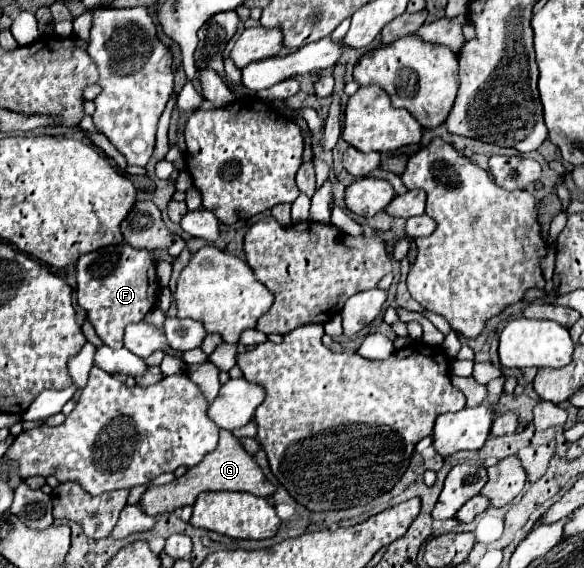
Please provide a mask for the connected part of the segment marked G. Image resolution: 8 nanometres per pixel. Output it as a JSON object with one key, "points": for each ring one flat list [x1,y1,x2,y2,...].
{"points":[[221,429,221,439,215,451,211,451,209,455,205,455,205,459,201,459,201,463,197,463,197,467,187,469,187,473,179,479,175,479,169,485,149,485,147,491,143,493,139,505,143,509,143,513,157,517,163,513,171,513,179,507,185,505,193,505,197,501,197,495,203,491,247,491,259,497,271,497,275,493,275,485,271,485,261,467,255,463,255,459,241,447,241,443,231,435,231,431]]}

